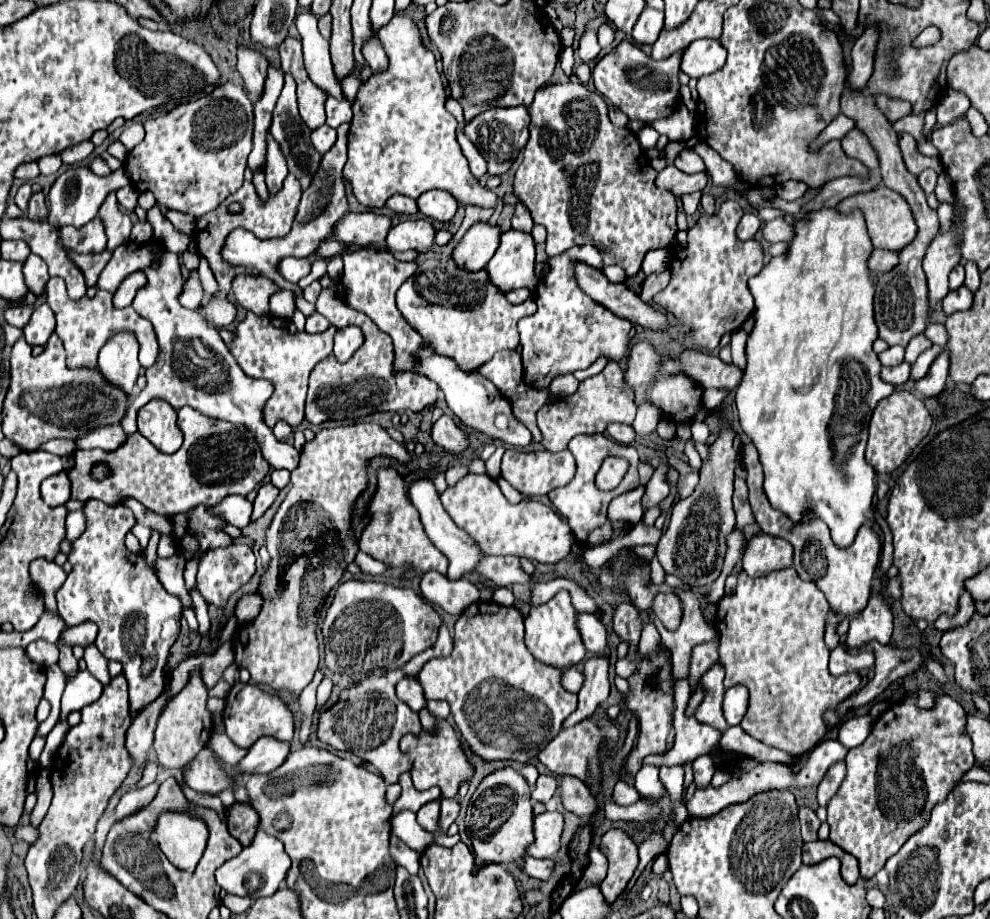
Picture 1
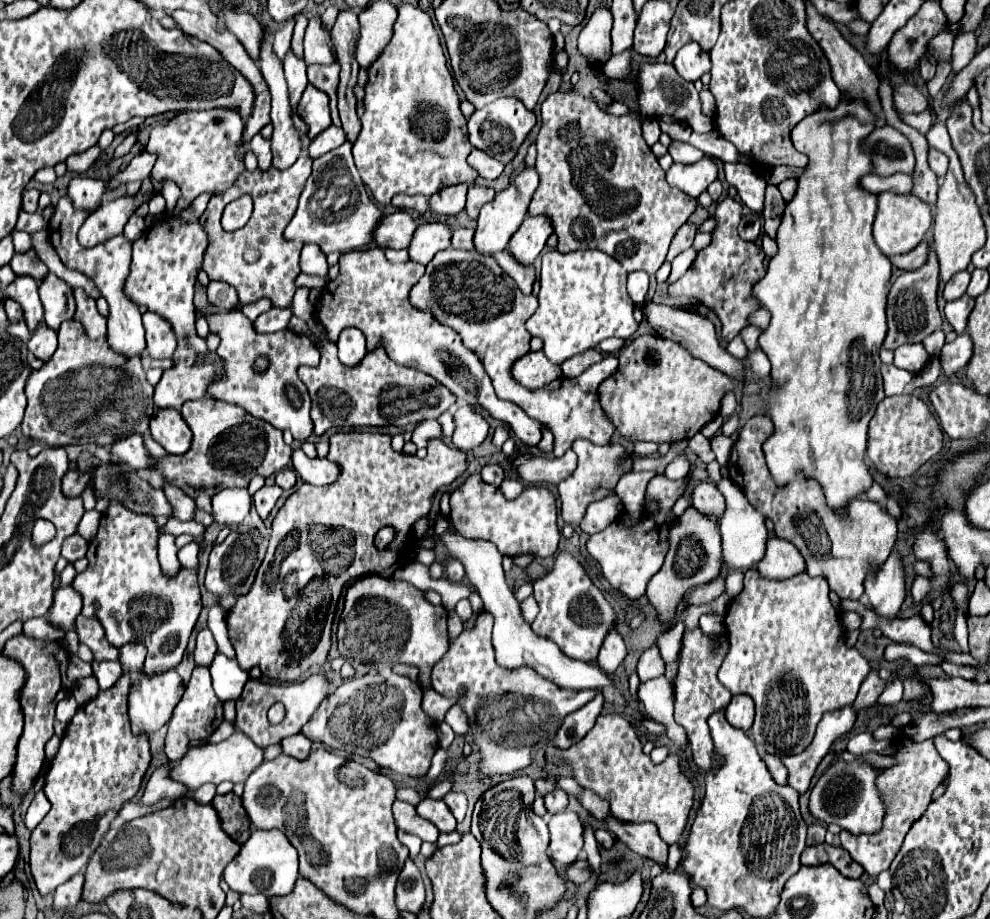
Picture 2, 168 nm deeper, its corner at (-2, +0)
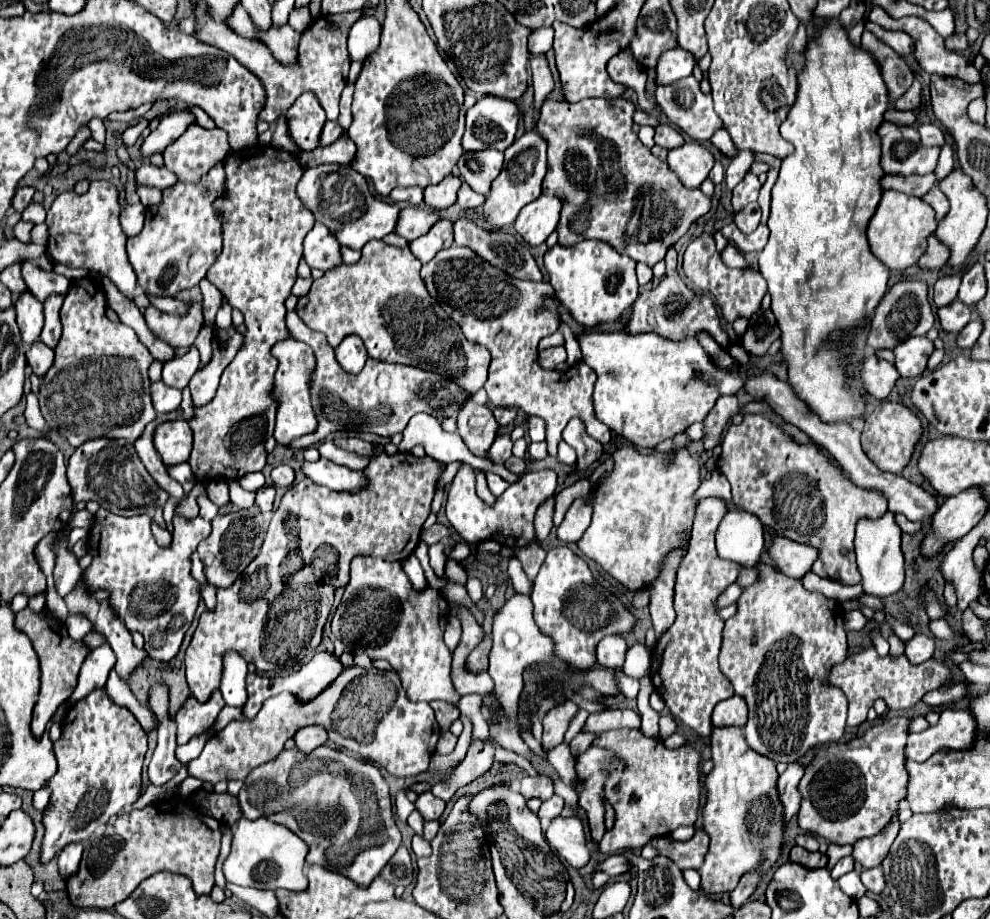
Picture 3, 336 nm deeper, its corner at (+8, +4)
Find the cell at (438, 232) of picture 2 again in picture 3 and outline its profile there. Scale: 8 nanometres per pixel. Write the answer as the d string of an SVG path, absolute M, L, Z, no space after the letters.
M439 220L437 224L433 224L433 228L427 234L409 242L409 248L411 248L413 256L425 264L439 250L449 248L451 244L453 244L453 224L449 220Z

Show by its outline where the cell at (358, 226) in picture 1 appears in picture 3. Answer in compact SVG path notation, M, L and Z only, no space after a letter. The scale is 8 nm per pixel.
M407 206L399 212L397 224L395 224L395 234L403 236L407 242L411 242L417 236L423 236L437 220L439 220L437 214L427 208Z

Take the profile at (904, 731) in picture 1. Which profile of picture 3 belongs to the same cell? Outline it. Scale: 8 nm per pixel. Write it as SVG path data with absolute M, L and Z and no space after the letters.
M893 814L891 822L879 834L871 838L861 838L853 844L853 854L851 854L853 860L863 864L863 868L879 866L887 856L897 832L899 832L899 820L897 820L897 814Z

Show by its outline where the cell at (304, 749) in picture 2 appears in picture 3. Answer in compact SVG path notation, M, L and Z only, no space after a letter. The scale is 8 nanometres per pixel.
M305 726L305 728L301 728L301 730L295 732L293 740L295 740L297 750L301 750L301 752L311 752L313 748L319 748L321 744L327 742L327 734L323 732L323 728Z

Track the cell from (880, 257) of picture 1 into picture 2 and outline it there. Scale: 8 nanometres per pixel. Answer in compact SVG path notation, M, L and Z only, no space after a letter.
M923 240L923 242L921 242L915 250L911 250L909 254L891 258L893 266L897 266L897 268L901 268L901 270L917 270L917 268L921 268L921 266L927 262L927 256L929 256L929 242L931 242L931 240Z

